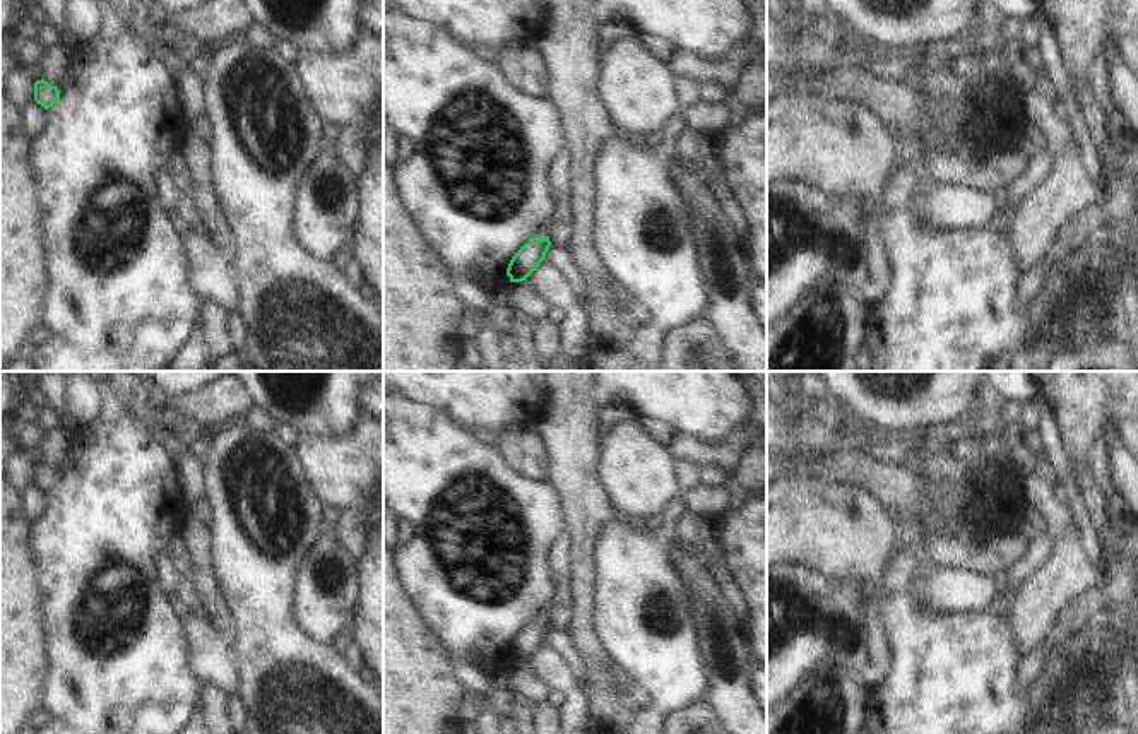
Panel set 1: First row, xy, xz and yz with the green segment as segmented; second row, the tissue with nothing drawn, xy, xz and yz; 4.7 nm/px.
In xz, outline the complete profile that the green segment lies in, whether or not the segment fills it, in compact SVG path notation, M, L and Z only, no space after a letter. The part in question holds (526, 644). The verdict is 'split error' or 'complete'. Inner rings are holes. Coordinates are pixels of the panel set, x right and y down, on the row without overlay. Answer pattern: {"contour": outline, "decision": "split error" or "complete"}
{"contour": "M546 606L536 621L530 621L510 643L507 659L510 666L522 666L539 650L551 630L551 606Z", "decision": "split error"}

